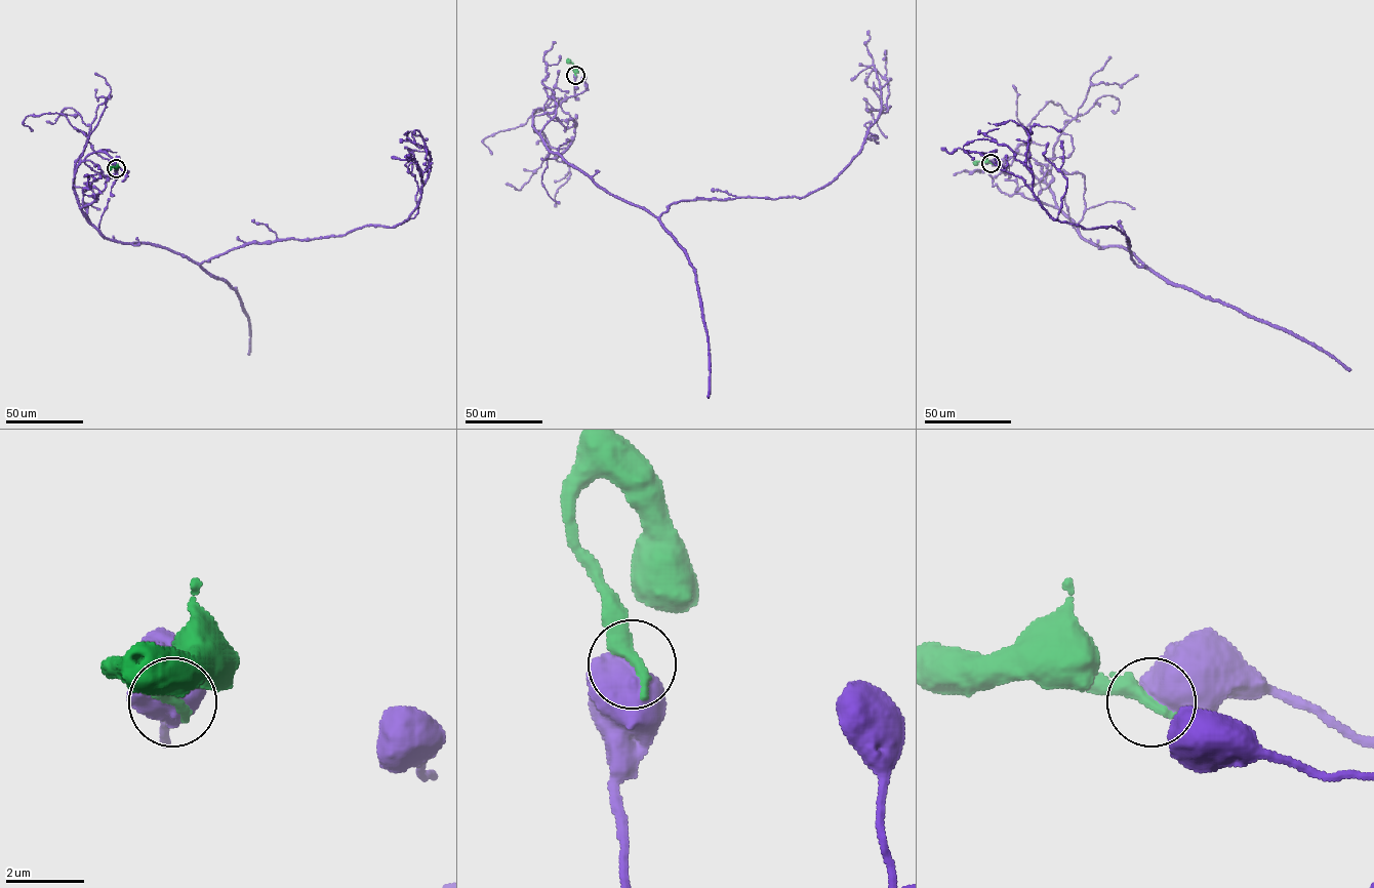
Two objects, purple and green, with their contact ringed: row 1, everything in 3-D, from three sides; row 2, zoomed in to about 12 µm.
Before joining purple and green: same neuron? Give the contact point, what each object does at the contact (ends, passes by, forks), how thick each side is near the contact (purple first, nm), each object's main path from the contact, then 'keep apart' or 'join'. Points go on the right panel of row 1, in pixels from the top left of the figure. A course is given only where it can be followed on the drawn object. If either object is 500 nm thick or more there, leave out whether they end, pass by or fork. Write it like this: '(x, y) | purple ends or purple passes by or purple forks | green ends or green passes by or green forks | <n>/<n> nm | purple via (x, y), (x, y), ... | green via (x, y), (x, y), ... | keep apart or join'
(991, 163) | 850/440 nm | purple via (991, 163), (1024, 145), (1085, 240), (1149, 269), (1115, 227), (1054, 219), (1006, 146), (968, 142), (974, 158) | green via (991, 163), (975, 163) | keep apart

